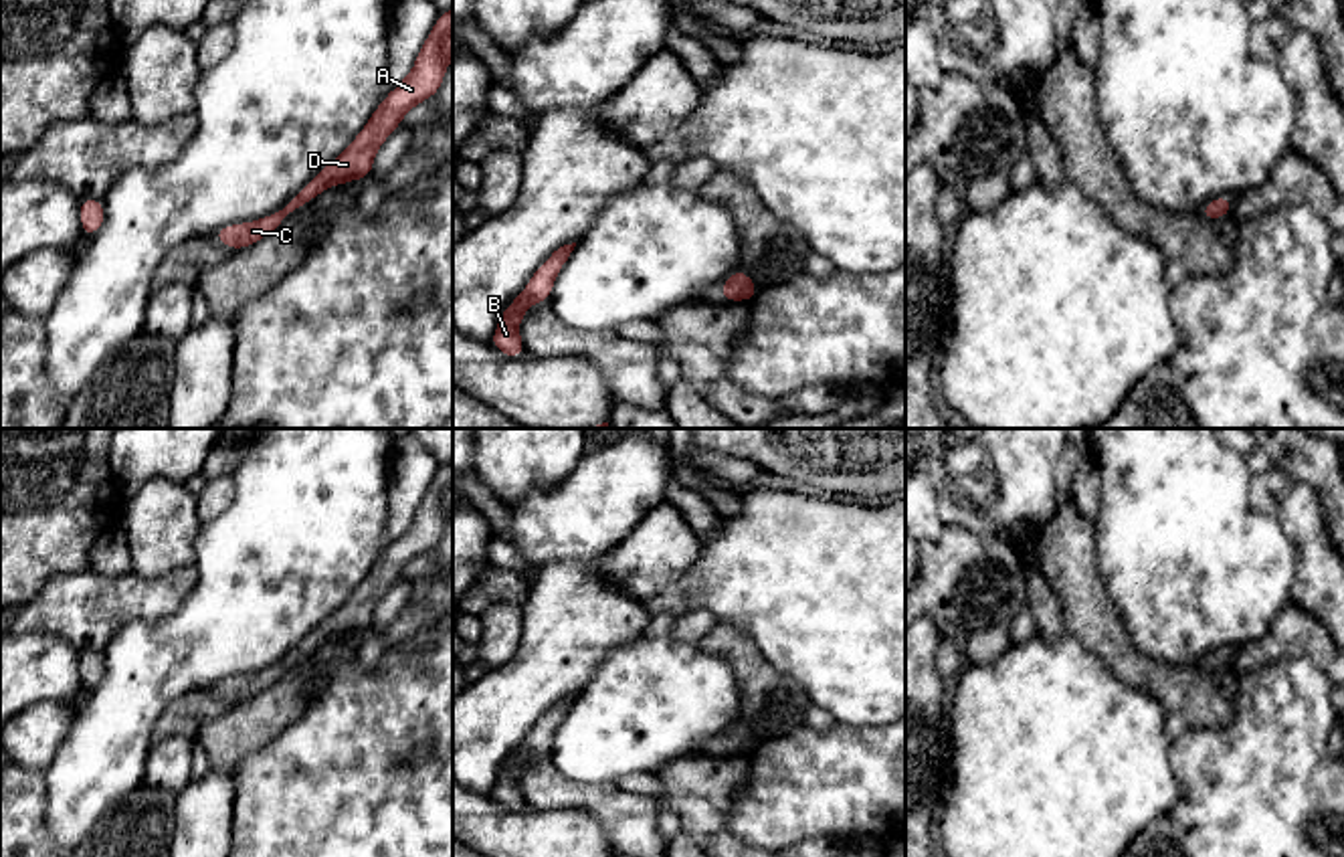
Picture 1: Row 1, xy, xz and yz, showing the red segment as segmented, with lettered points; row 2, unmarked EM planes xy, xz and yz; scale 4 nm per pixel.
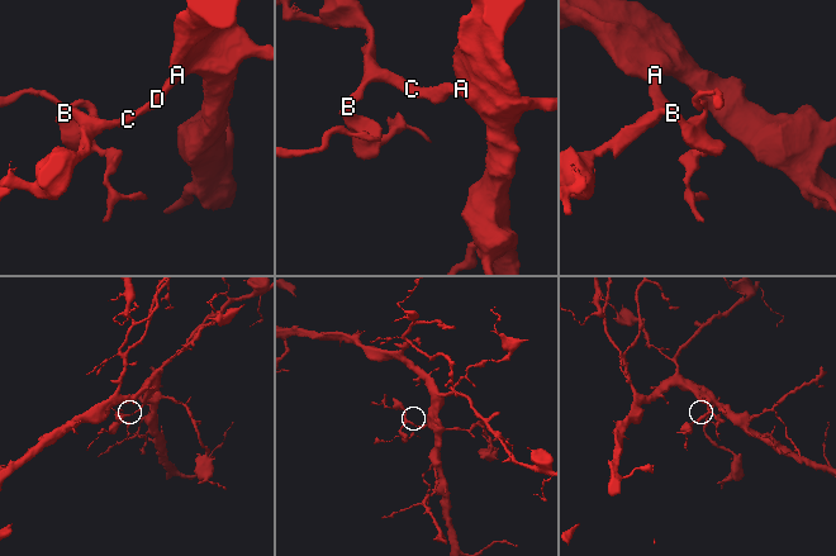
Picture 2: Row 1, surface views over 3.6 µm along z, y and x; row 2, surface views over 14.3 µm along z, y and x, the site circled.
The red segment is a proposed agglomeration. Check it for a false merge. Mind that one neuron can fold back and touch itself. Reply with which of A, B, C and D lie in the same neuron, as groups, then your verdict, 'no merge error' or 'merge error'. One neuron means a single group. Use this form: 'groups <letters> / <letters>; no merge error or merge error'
groups A B C D; no merge error

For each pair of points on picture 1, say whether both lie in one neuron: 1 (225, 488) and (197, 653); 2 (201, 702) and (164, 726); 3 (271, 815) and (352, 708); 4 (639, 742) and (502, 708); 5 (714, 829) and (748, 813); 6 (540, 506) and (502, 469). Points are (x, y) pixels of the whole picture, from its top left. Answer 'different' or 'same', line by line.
1: different
2: same
3: same
4: different
5: different
6: different

